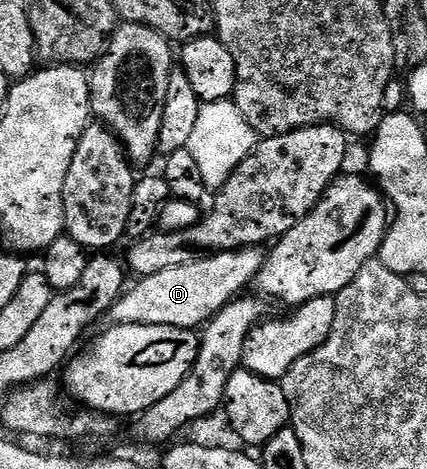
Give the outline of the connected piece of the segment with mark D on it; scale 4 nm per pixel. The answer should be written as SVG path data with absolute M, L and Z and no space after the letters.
M263 248L235 249L229 253L219 253L213 257L204 257L201 261L186 263L186 267L174 267L167 271L158 271L158 275L139 278L136 286L129 288L114 303L110 314L112 325L169 325L183 329L199 330L212 320L213 315L222 311L237 297L245 292L244 289L255 282L258 271L263 267L266 253Z

